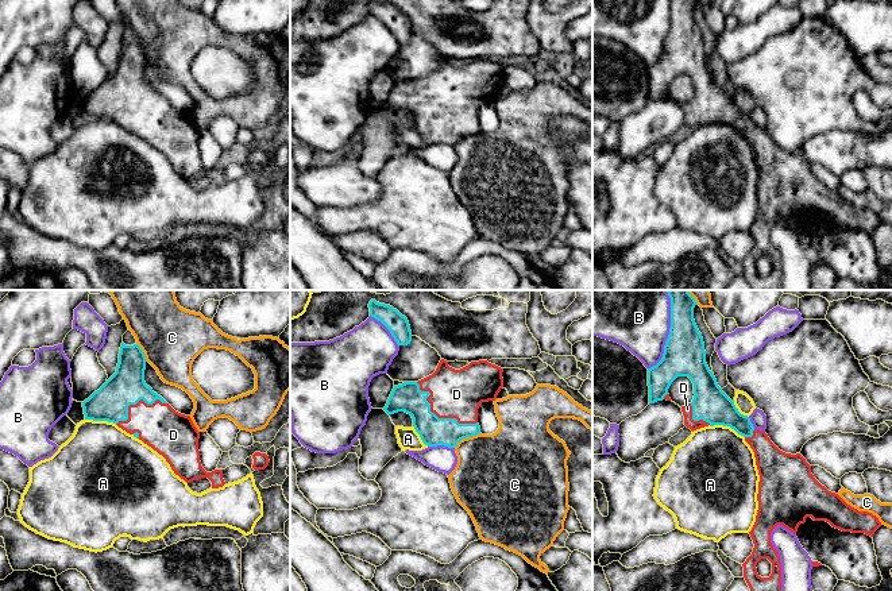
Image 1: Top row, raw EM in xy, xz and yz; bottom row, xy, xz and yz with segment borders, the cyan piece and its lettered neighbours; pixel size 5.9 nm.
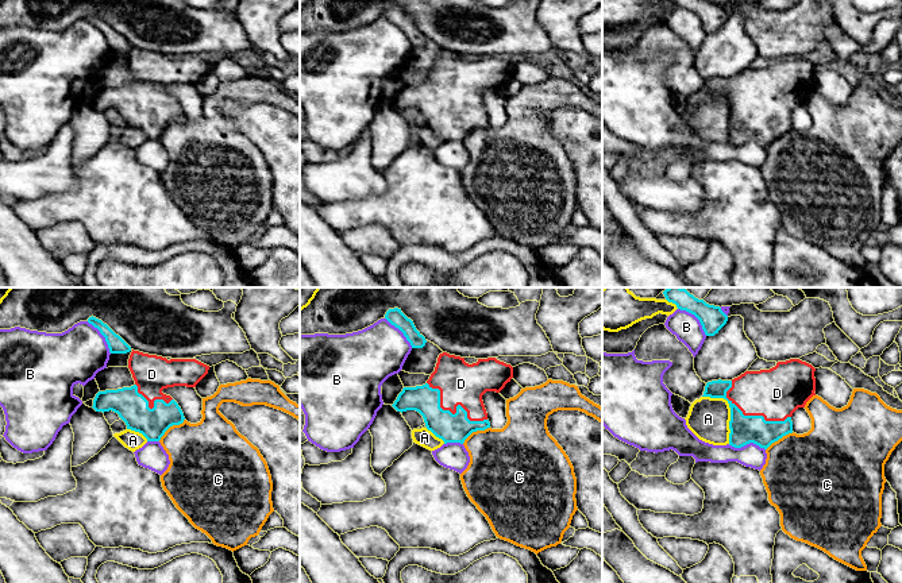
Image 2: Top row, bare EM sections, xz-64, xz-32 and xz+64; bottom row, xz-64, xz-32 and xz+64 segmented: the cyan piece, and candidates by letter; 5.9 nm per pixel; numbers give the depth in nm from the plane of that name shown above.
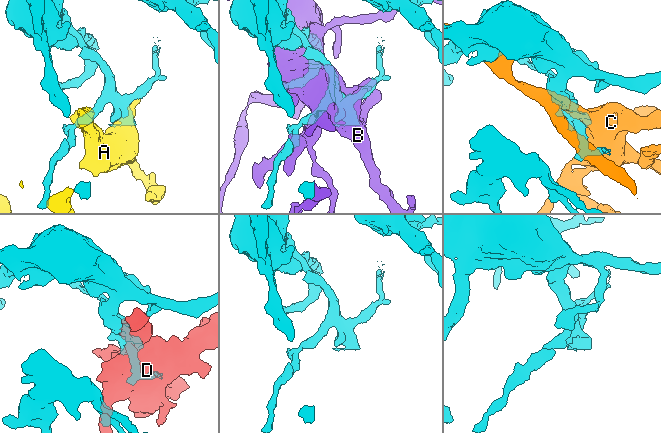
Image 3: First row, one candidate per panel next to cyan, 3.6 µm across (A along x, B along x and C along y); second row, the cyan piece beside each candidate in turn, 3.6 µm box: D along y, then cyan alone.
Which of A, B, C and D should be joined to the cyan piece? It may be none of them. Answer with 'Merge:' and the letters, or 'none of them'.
Merge: D

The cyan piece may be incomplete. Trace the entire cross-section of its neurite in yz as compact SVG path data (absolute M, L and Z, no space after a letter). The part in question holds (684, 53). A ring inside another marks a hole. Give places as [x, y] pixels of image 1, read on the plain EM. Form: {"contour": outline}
{"contour": "M671 0L671 26L663 55L656 63L648 66L649 101L663 97L671 98L668 92L671 81L677 74L688 74L694 81L695 93L691 101L681 104L684 123L692 130L708 123L730 124L745 135L754 150L760 179L758 208L756 220L749 229L754 246L742 262L744 275L752 290L781 290L780 254L771 240L771 231L777 223L783 223L796 232L799 223L804 221L807 215L811 215L814 219L826 219L842 229L865 231L873 235L881 220L872 210L858 209L838 192L829 189L814 175L811 163L800 151L791 152L780 148L765 130L756 127L750 116L738 109L734 98L722 89L706 61L703 35L694 18L695 3L696 0ZM761 256L768 256L772 260L769 275L761 275L757 271L756 263Z"}

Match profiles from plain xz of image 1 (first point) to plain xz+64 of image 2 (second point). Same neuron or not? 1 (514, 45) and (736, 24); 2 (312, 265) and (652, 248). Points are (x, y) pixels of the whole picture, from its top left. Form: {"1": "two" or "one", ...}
{"1": "two", "2": "two"}

